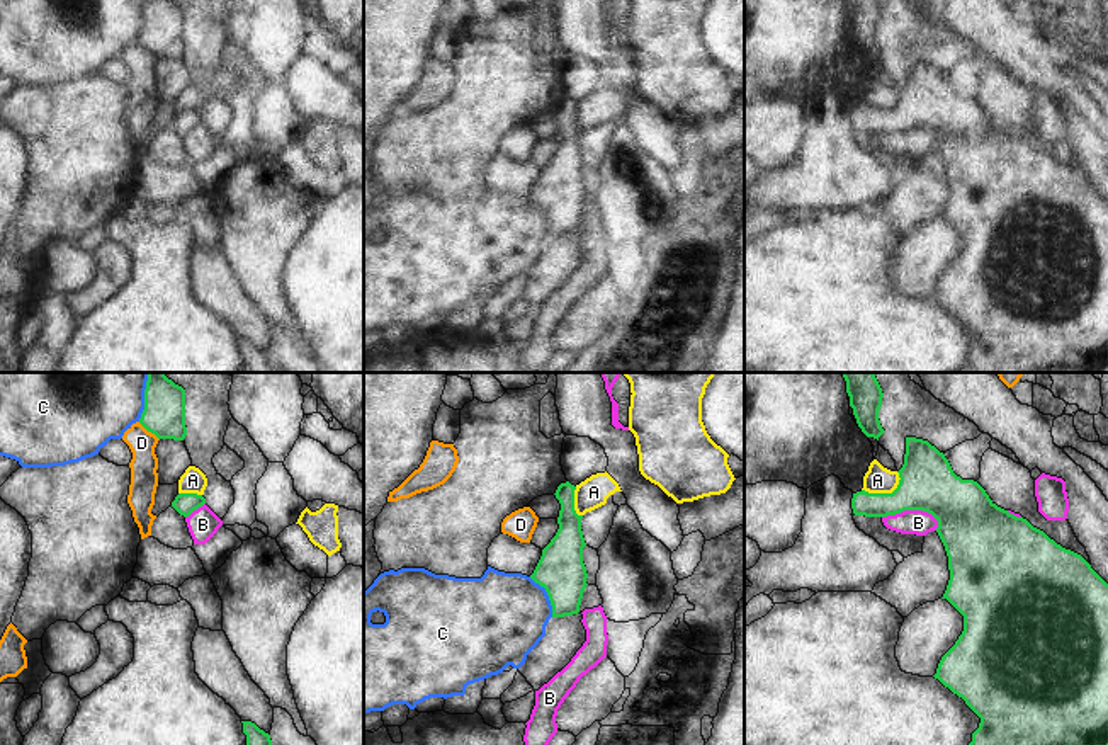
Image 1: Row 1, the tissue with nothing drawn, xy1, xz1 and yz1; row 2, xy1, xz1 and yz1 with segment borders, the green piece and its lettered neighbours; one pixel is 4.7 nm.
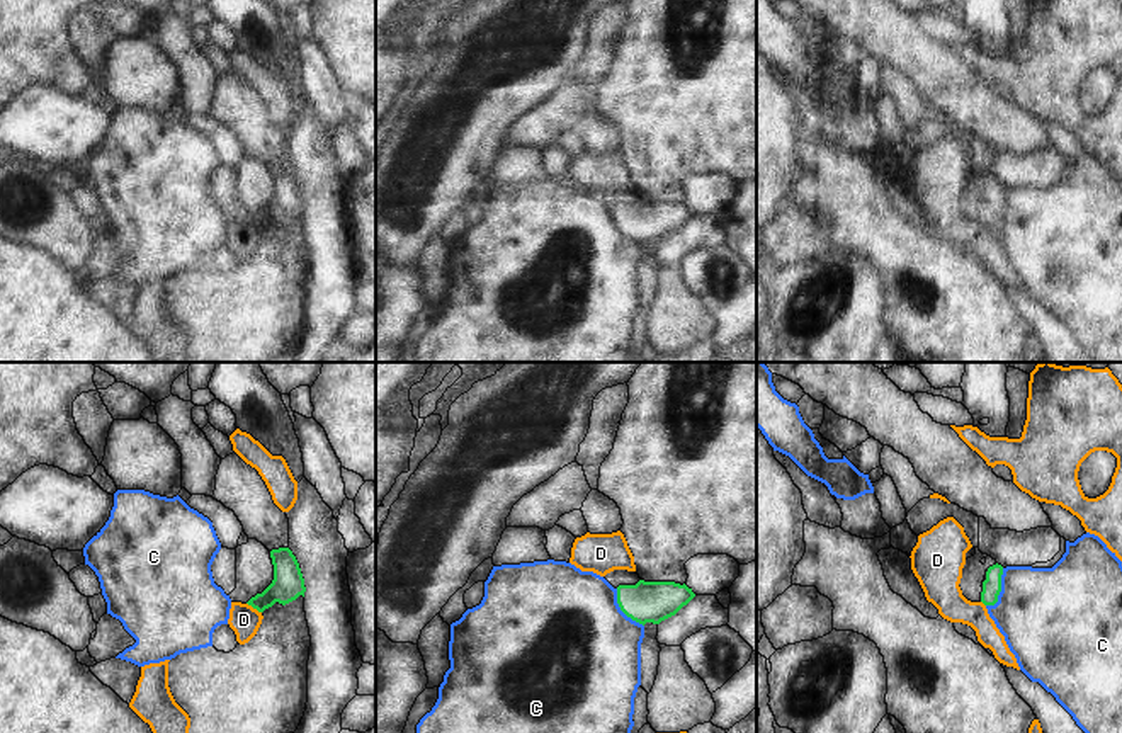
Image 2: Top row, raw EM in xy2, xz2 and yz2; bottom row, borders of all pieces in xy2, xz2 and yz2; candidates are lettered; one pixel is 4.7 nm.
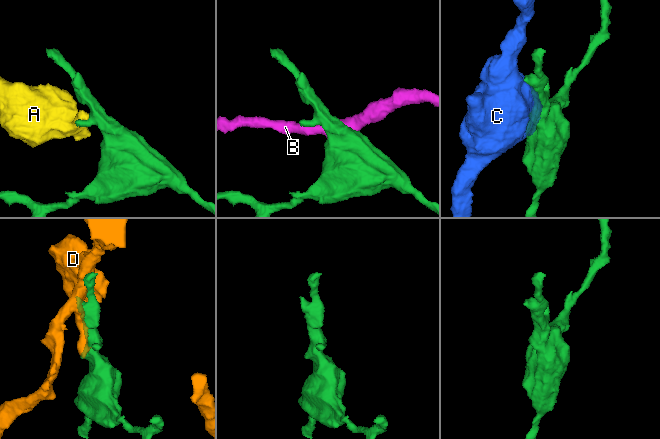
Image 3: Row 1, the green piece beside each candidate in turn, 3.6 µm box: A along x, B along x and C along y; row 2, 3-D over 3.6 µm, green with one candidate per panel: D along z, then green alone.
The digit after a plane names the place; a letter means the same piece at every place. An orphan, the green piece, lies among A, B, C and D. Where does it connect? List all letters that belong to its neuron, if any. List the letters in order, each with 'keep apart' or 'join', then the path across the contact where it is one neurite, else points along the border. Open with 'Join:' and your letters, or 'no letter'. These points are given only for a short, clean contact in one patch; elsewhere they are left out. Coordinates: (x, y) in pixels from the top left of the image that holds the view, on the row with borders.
Join: no letter
A: keep apart | along yz1 (899, 473), (899, 483), (891, 492), (862, 490)
B: keep apart
C: keep apart
D: keep apart

